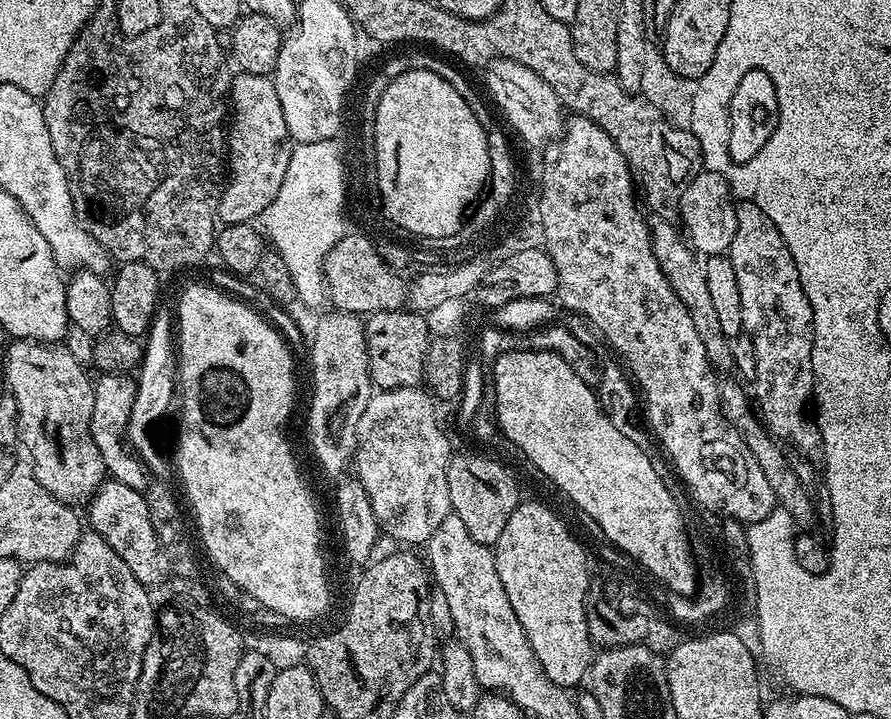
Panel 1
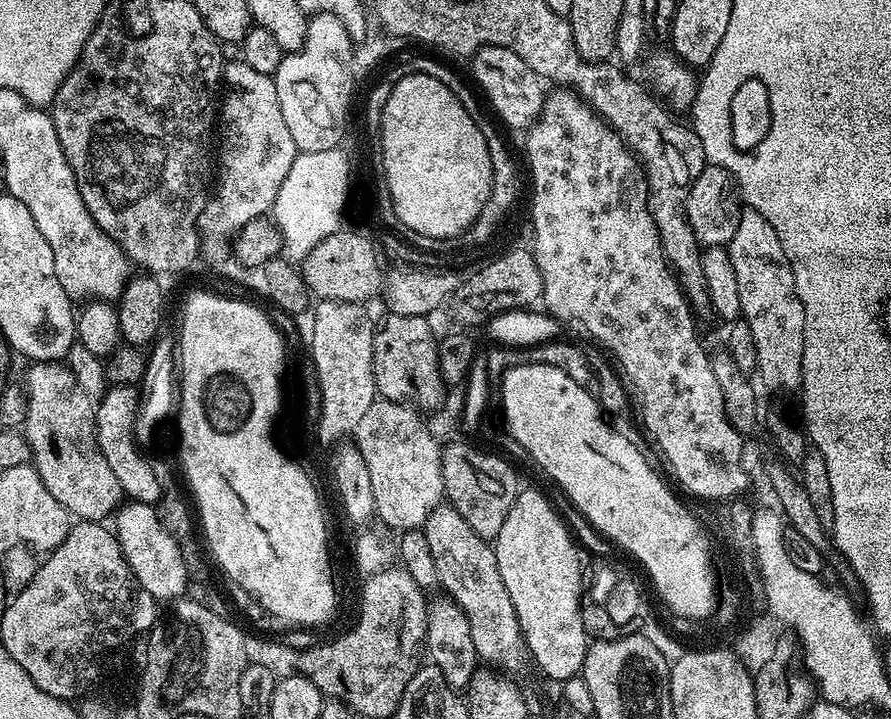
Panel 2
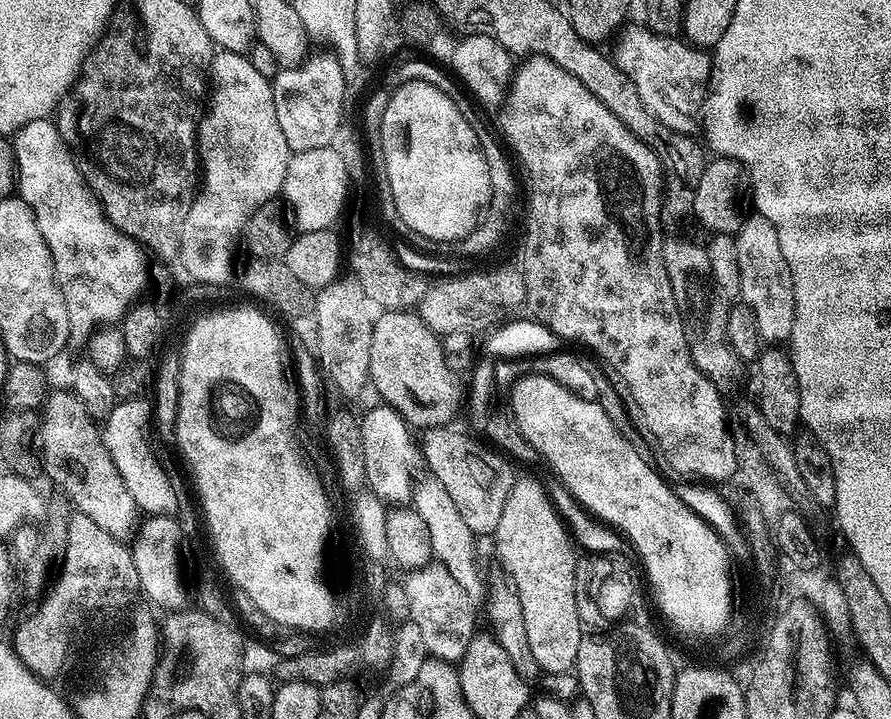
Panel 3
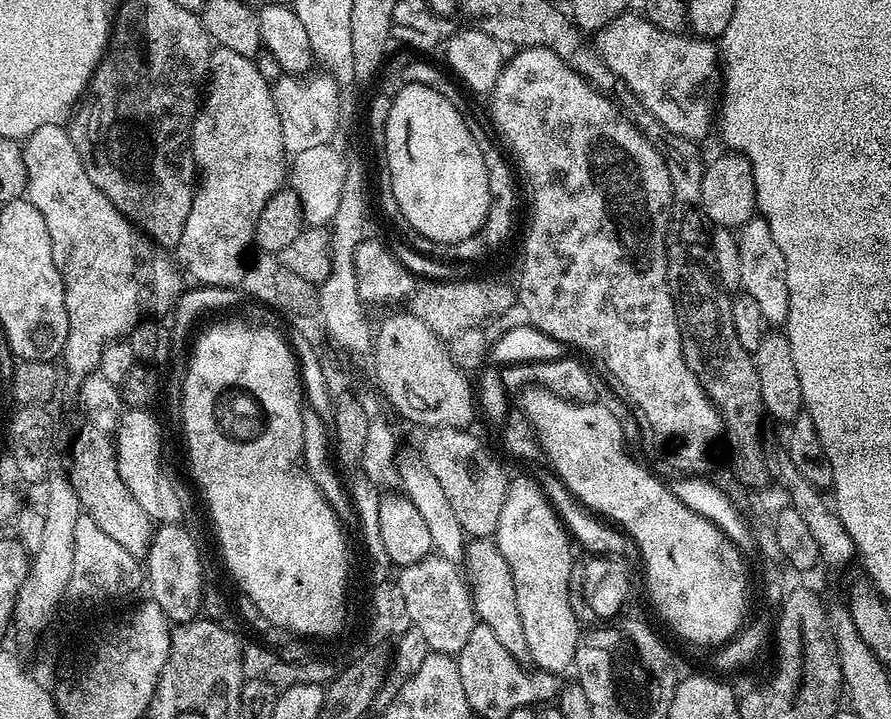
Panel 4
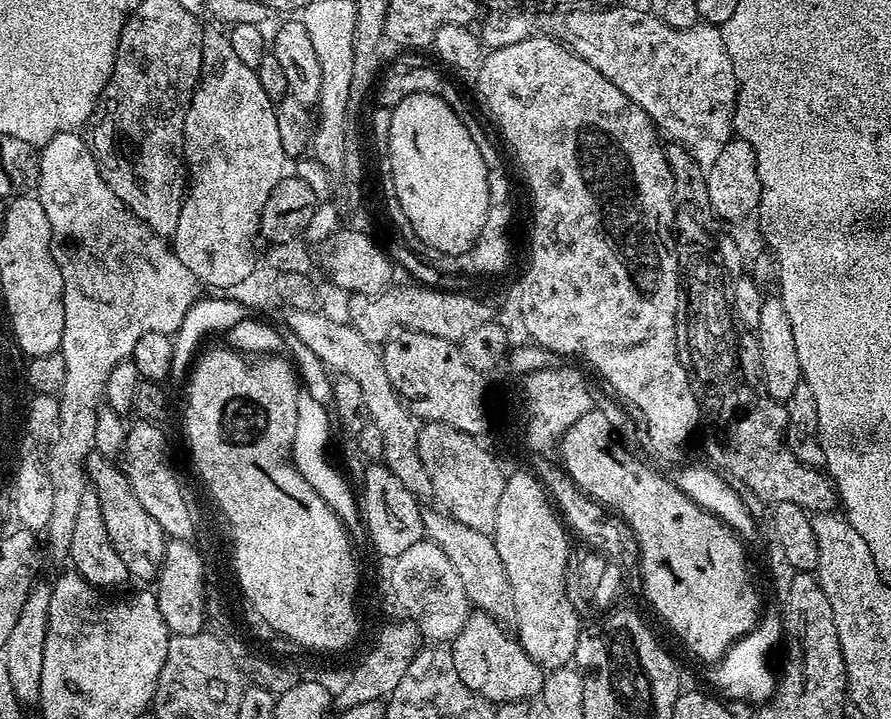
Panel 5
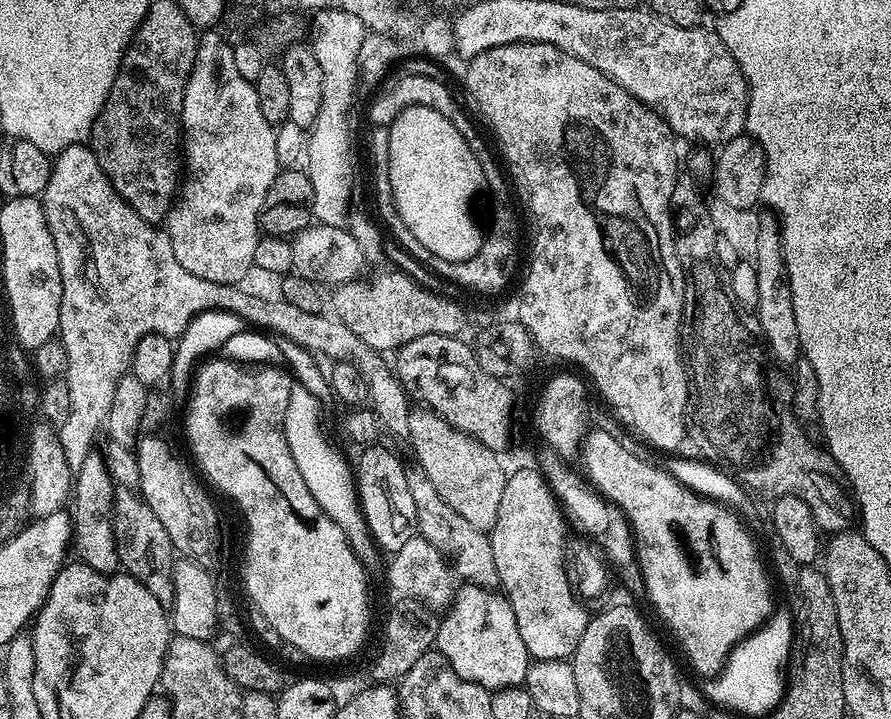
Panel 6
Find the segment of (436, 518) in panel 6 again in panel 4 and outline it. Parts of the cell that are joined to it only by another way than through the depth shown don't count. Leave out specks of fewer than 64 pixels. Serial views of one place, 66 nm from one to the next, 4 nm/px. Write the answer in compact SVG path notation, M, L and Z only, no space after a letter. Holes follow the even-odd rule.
M488 538L471 539L465 547L464 570L468 575L468 584L472 593L472 604L475 606L477 619L494 632L495 638L518 663L532 664L530 648L523 633L522 616L518 609L517 591L514 590L513 575L509 563L502 558L501 551Z

